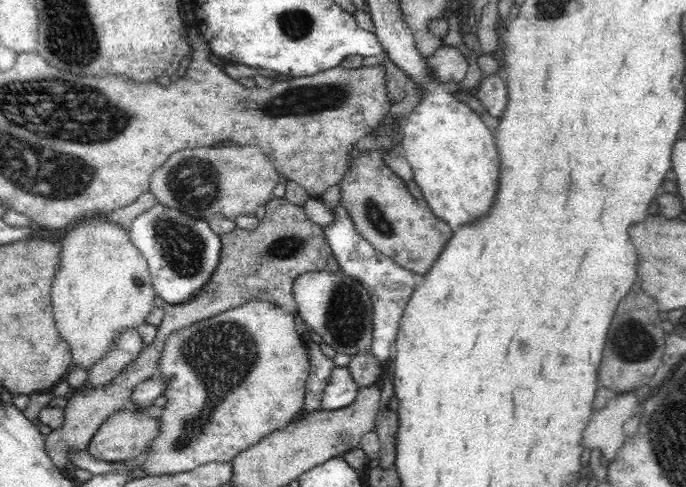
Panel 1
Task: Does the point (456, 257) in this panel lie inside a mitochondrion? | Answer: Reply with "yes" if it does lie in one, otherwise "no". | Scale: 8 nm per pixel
no

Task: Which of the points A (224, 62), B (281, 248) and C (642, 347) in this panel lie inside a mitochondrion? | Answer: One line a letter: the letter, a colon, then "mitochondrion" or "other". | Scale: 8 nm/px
A: other
B: mitochondrion
C: mitochondrion

